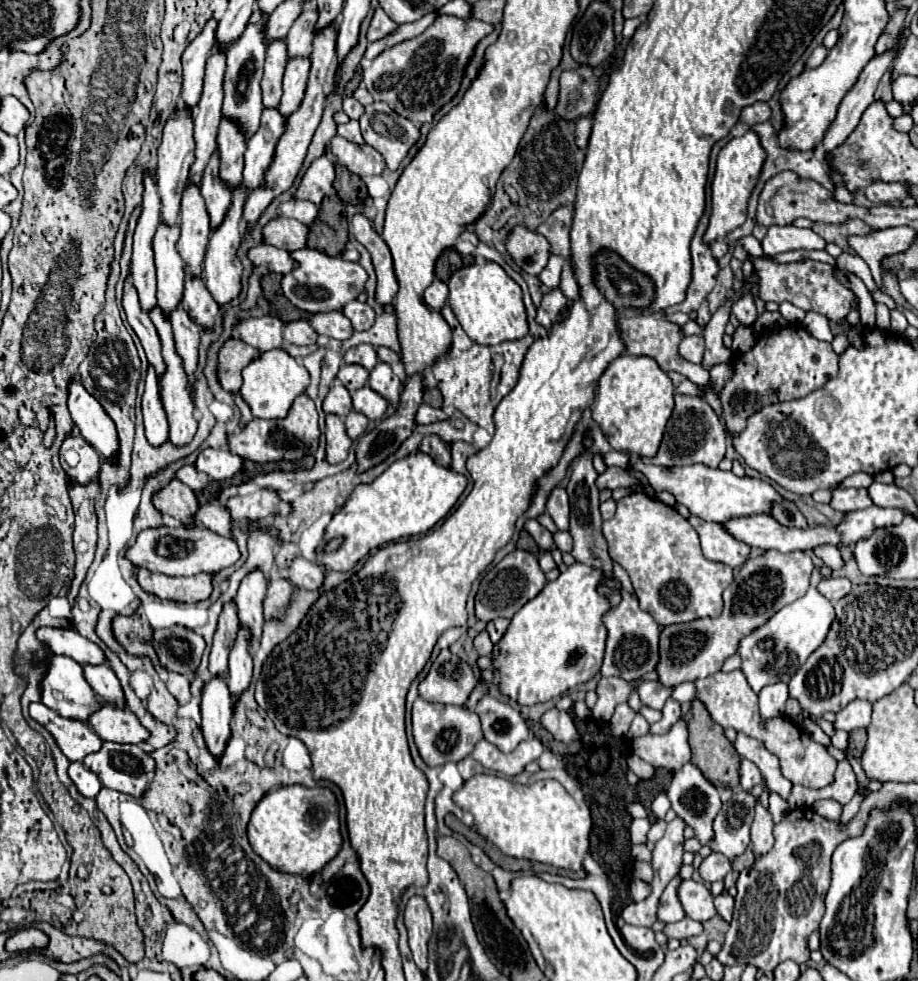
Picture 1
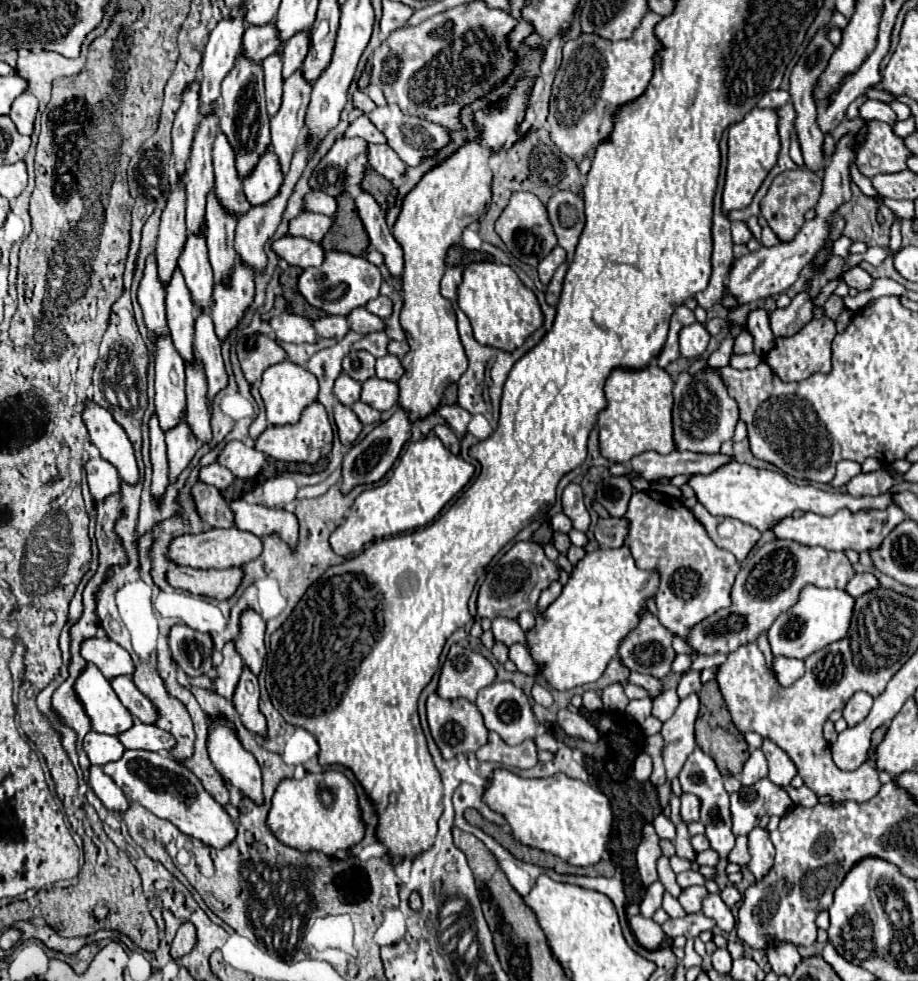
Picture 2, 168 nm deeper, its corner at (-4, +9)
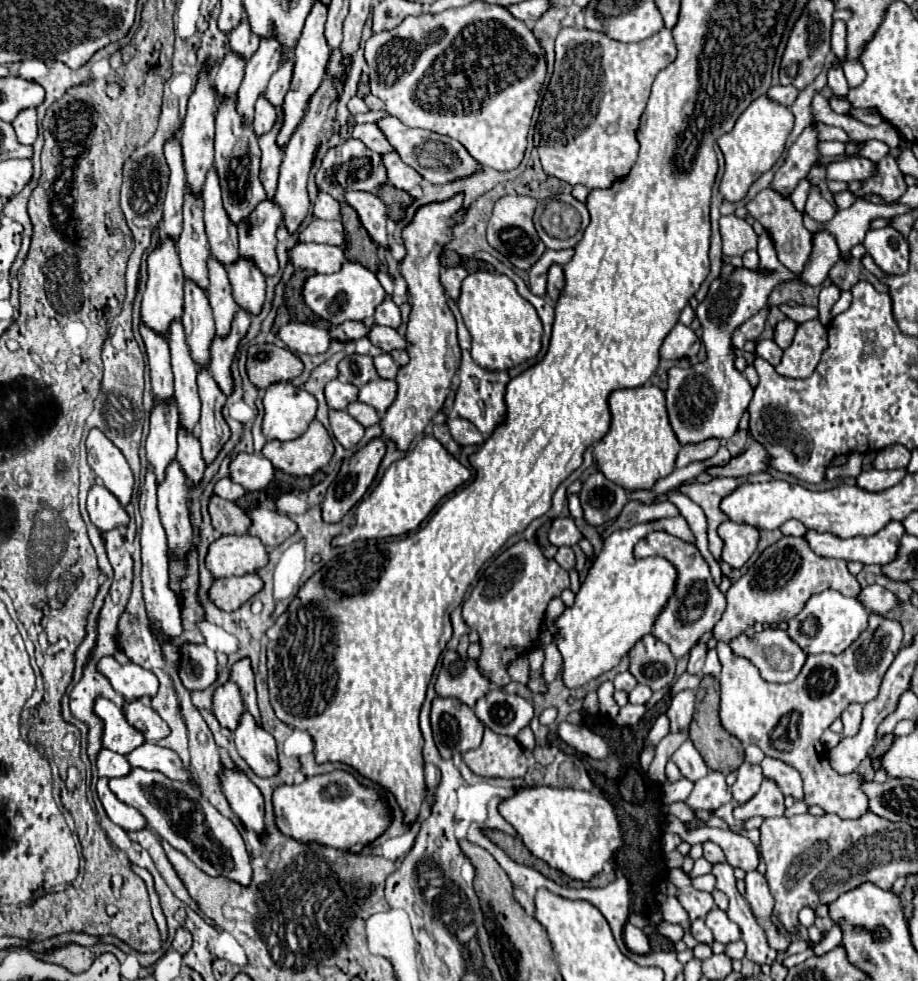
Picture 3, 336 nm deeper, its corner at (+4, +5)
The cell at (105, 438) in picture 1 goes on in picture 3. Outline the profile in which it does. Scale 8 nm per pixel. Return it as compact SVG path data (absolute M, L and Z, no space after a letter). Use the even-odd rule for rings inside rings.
M93 428L87 436L87 460L93 472L103 480L105 488L127 506L133 494L133 472L123 452L99 428Z

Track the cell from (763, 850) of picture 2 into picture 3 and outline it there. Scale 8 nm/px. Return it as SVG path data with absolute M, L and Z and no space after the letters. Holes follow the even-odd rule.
M753 870L753 872L747 872L745 876L745 884L747 884L747 902L757 918L757 922L763 926L767 938L769 938L769 944L775 948L775 950L785 950L789 946L787 938L785 936L779 936L777 930L773 928L771 924L771 910L773 910L773 896L769 894L769 888L767 888L767 880L761 872Z

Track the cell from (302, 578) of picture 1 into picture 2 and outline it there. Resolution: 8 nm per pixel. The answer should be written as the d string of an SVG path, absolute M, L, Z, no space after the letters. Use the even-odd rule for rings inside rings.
M245 500L231 502L235 514L235 526L239 530L253 532L255 536L277 534L283 542L295 546L299 538L299 526L293 512L267 508L261 504L249 504Z

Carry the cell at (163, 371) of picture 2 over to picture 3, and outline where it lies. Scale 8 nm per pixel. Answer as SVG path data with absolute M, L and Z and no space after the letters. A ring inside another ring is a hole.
M155 404L151 410L151 426L147 436L147 460L155 470L157 482L163 480L165 468L175 458L177 452L177 404L169 404L169 408L161 408Z

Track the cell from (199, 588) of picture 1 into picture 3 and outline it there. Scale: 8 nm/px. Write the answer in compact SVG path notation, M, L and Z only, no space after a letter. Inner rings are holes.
M257 574L215 578L209 590L209 596L217 608L231 612L237 606L241 606L245 600L249 600L253 594L257 594L261 588L263 588L263 582Z

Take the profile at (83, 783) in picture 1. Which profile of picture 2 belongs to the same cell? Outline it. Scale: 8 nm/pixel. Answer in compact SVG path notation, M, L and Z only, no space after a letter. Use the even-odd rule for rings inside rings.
M91 766L89 784L93 786L95 794L101 798L107 810L111 812L127 812L129 810L129 798L123 794L123 790L103 772L101 766Z

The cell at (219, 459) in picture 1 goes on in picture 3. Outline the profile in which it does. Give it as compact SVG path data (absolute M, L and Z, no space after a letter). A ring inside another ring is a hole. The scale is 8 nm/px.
M239 452L229 464L229 478L245 490L261 490L273 480L275 468L261 454Z

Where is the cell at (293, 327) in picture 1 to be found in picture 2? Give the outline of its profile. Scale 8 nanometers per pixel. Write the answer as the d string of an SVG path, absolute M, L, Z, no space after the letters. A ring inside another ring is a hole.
M325 316L315 320L313 326L317 328L317 334L321 338L337 338L337 340L341 340L351 330L345 316Z

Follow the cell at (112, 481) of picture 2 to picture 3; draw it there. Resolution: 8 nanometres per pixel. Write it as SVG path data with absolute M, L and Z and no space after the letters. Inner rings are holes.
M97 480L87 496L87 512L91 516L91 522L101 530L107 532L115 526L125 526L129 522L129 516L125 508L119 504L119 500Z

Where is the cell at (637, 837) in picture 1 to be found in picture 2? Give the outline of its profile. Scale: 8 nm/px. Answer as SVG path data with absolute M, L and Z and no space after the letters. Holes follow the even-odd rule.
M647 824L643 828L643 840L637 848L637 866L641 872L641 880L645 886L653 884L657 880L657 860L661 856L659 848L659 836L655 834L653 826Z

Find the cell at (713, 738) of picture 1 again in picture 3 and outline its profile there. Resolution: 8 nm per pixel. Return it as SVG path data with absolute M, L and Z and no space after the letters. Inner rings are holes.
M703 676L701 684L697 688L697 704L695 704L693 722L689 728L689 738L693 740L693 746L701 752L705 764L711 770L717 770L721 774L735 772L745 758L743 746L739 744L739 740L735 736L731 736L719 722L719 682L713 676Z

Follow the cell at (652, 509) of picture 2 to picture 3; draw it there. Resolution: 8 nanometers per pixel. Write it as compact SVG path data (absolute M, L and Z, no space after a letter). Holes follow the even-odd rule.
M653 530L643 540L637 542L635 556L637 558L663 556L677 568L675 592L669 598L669 604L665 604L665 608L657 614L657 620L655 620L655 626L653 626L653 636L657 636L661 642L665 642L671 648L675 658L683 658L693 648L693 644L705 632L709 632L715 626L715 622L721 618L721 614L727 606L725 604L725 594L713 582L709 564L701 556L697 546L689 544L689 542L677 538L677 536L669 536L667 532Z

